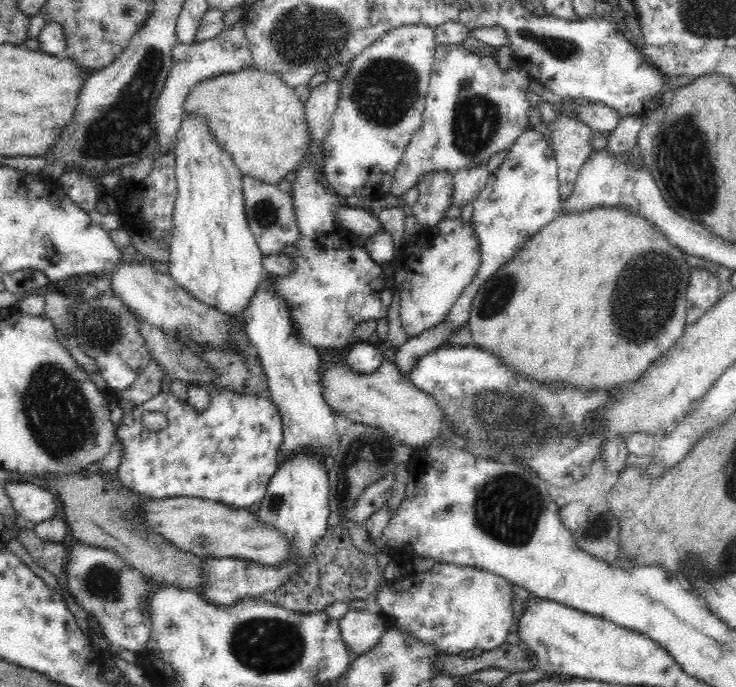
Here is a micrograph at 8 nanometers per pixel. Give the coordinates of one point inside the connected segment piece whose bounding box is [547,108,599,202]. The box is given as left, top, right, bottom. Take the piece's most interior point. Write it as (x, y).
(571, 138)

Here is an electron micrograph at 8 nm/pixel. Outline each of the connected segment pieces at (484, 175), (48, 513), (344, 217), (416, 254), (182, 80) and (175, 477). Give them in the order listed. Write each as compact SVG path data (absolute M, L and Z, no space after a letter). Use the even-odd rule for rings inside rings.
M487 164L464 168L464 170L453 174L454 190L452 190L452 201L454 201L454 204L452 205L457 204L462 208L469 201L474 202L490 176Z
M7 482L4 489L14 510L27 525L33 526L56 515L55 495L47 489L21 482Z
M345 203L337 208L335 220L337 220L337 224L362 240L372 236L372 234L386 232L378 218L370 213L369 210L366 211L360 207L349 207Z
M461 216L452 219L444 218L436 226L424 228L402 248L400 255L392 262L394 266L392 290L399 294L401 327L408 338L418 336L426 329L432 329L445 320L456 299L478 272L481 262L478 248L479 241L472 220L462 221Z
M242 20L230 26L226 25L216 38L192 44L176 43L171 55L173 60L171 73L165 80L163 91L154 112L158 141L162 150L170 150L170 146L176 141L182 117L185 115L184 101L189 96L188 92L200 80L208 80L208 78L220 76L220 74L232 74L232 72L238 72L238 70L253 68L252 53L250 53Z
M215 388L208 393L210 403L201 412L195 411L187 401L182 402L171 392L161 391L148 402L139 404L124 414L122 424L116 430L116 437L122 441L124 452L115 474L128 491L138 492L147 499L196 497L245 509L254 509L264 498L270 479L276 472L278 450L282 444L283 424L276 405L270 398L253 394ZM146 412L163 412L168 418L168 426L164 430L151 432L142 423L142 416Z

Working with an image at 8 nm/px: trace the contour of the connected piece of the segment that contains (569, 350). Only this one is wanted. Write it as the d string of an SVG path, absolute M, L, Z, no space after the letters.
M594 207L579 213L562 213L548 221L526 244L490 278L483 282L473 298L469 322L466 324L472 335L472 344L488 353L492 353L515 372L522 372L528 378L542 382L566 382L566 385L578 386L580 391L592 389L614 389L624 386L626 382L640 379L648 370L648 366L668 352L682 336L686 324L686 294L691 267L686 263L687 254L673 245L667 237L643 216L623 211L615 207Z

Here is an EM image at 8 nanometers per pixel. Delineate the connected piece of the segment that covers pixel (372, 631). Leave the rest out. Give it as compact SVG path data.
M350 609L339 620L340 634L348 650L362 655L369 652L380 640L388 622L381 614L370 614L367 610Z

